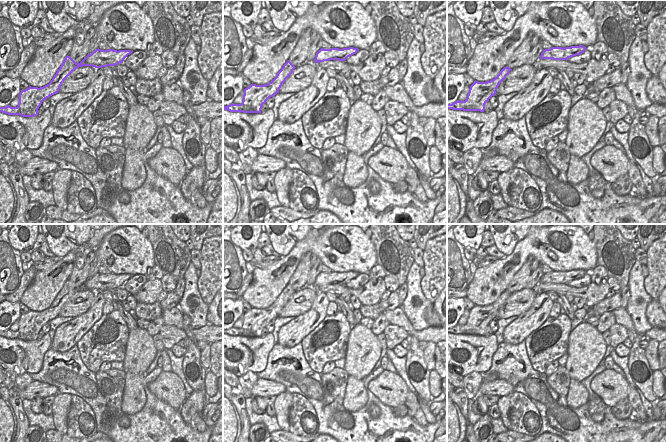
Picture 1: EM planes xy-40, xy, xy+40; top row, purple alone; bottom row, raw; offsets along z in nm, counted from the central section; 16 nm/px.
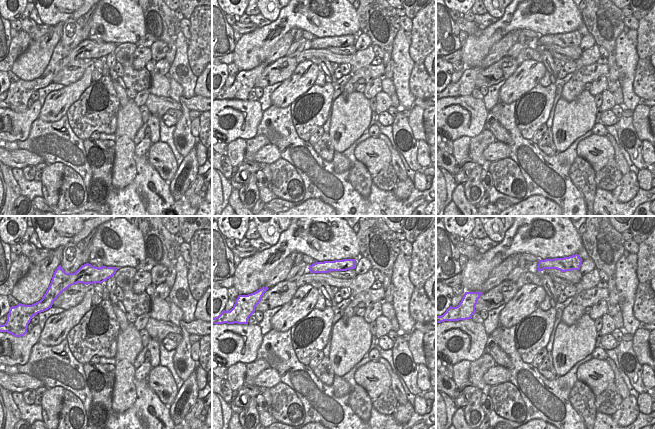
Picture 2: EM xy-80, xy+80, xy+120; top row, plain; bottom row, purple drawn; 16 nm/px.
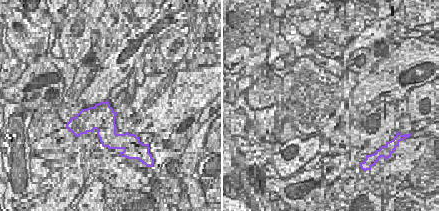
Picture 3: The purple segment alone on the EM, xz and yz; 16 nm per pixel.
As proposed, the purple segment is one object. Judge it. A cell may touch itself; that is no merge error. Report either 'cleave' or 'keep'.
keep

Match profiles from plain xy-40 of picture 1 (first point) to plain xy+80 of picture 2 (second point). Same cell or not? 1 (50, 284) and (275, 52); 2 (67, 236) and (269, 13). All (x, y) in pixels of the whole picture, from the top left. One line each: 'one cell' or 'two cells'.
1: two cells
2: one cell

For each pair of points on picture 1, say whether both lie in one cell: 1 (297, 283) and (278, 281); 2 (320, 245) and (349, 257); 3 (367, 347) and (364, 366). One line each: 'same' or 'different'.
1: different
2: same
3: same

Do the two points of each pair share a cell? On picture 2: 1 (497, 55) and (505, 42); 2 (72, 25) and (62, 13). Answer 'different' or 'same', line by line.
1: same
2: different

